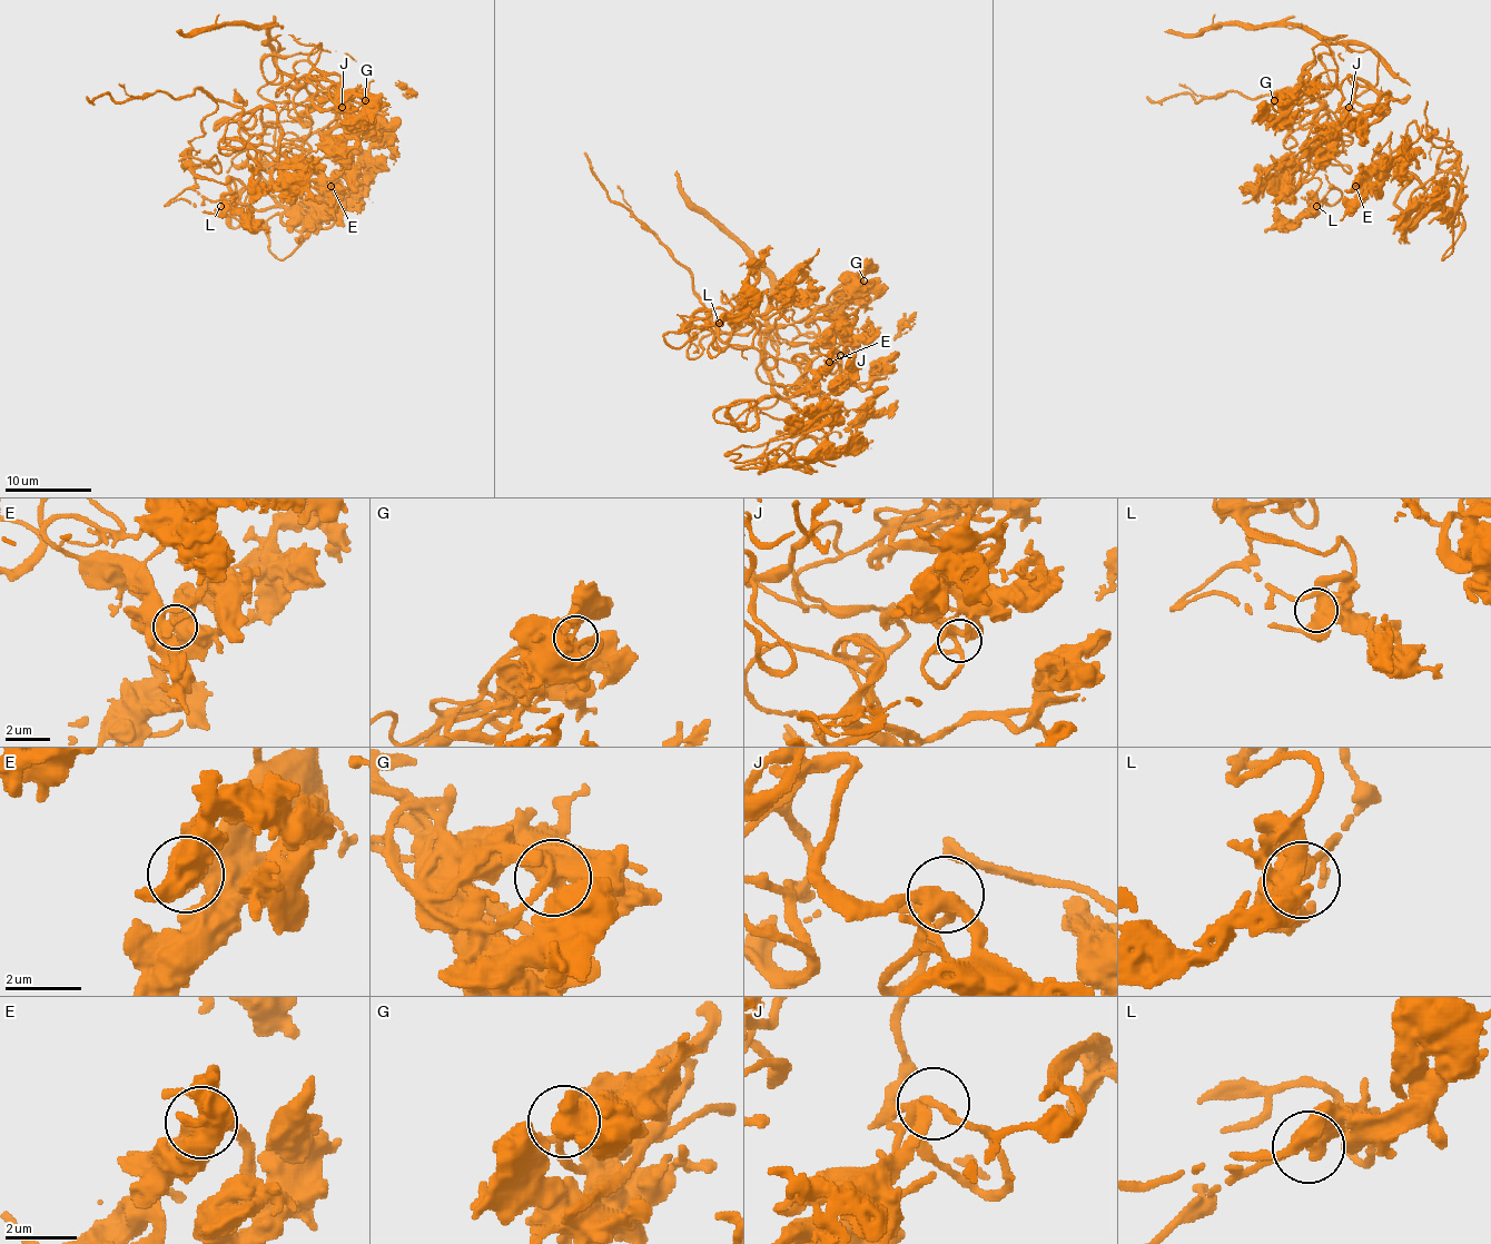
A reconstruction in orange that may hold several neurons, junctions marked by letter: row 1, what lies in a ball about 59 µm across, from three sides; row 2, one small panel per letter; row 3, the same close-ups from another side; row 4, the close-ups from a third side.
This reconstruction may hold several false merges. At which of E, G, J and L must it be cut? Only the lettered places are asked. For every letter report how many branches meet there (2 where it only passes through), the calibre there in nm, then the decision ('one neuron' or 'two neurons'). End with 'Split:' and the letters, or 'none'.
E: 2 | 240 nm | one neuron
G: 3 | 240 nm | one neuron
J: 5 | 320 nm | one neuron
L: 4 | 480 nm | one neuron
Split: none

